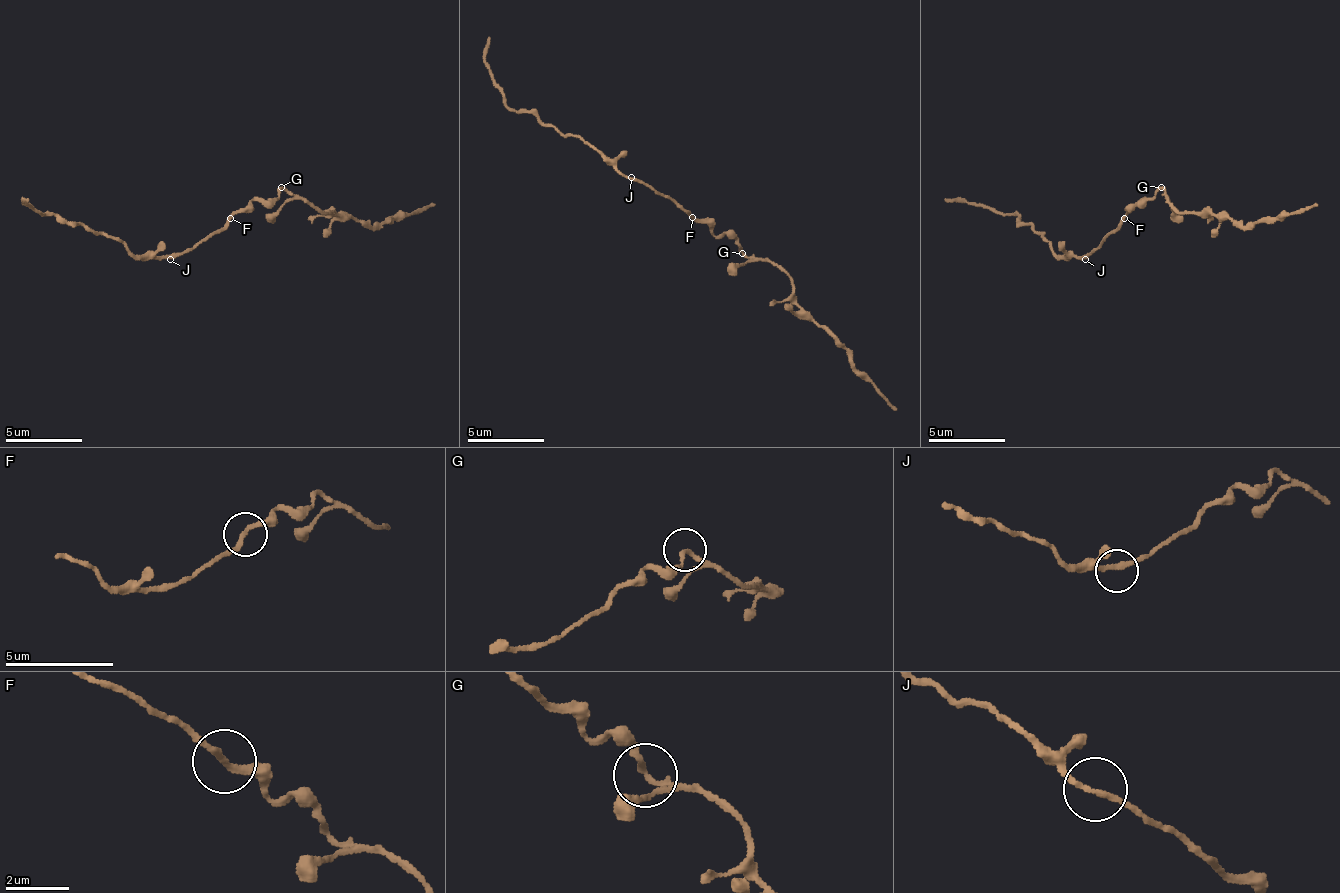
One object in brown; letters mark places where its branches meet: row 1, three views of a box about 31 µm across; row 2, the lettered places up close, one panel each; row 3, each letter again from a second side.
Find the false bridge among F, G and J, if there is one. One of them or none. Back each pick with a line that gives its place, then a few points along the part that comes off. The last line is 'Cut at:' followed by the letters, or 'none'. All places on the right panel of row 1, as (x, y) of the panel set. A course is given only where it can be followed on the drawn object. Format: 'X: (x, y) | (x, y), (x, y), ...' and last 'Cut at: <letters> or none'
Cut at: none

